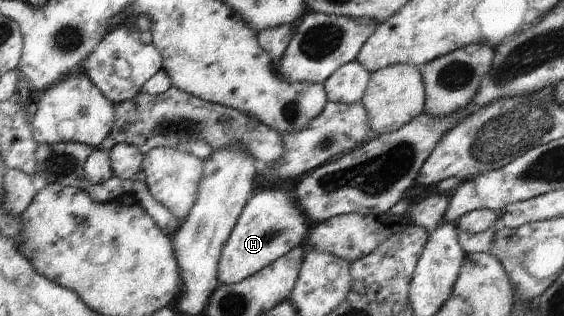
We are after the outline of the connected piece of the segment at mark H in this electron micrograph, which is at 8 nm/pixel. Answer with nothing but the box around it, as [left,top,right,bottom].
[218,186,311,285]

